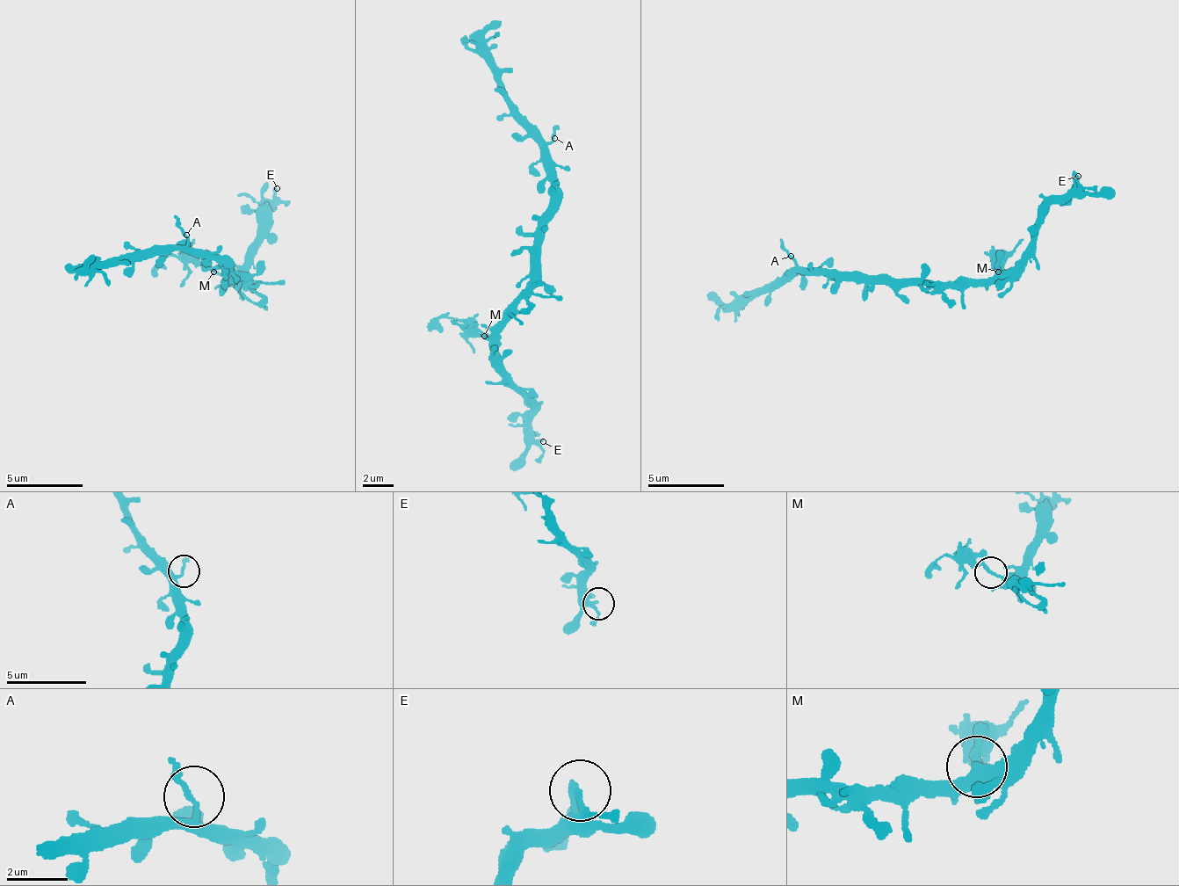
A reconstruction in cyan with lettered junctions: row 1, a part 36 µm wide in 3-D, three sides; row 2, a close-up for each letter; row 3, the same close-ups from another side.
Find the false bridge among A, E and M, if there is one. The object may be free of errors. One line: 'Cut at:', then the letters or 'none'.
Cut at: M

